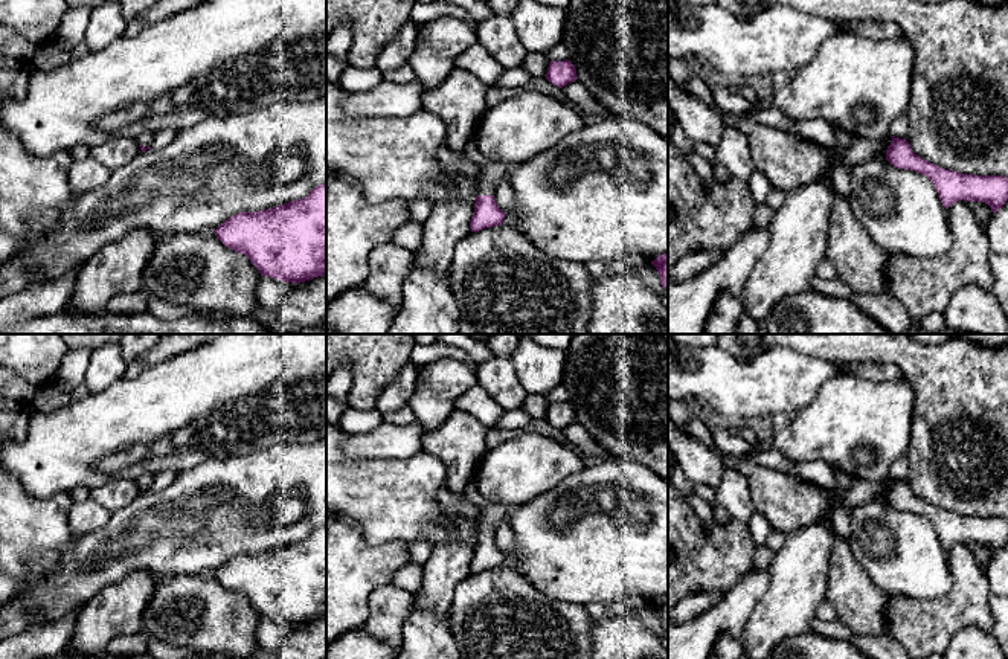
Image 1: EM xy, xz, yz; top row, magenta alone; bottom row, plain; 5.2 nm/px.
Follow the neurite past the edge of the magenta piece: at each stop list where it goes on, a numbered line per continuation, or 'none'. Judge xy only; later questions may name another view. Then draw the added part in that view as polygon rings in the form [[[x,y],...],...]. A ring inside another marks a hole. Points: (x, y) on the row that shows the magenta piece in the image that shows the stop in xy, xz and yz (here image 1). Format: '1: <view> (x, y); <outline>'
1: xy (145, 139); [[[145,131],[142,133],[137,139],[137,143],[148,148],[148,146],[152,146],[152,142],[154,142],[154,133],[151,131]]]

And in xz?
1: xz (491, 173); [[[486,159],[476,177],[479,183],[477,195],[494,195],[500,182],[508,178],[509,169],[511,166],[503,162]]]

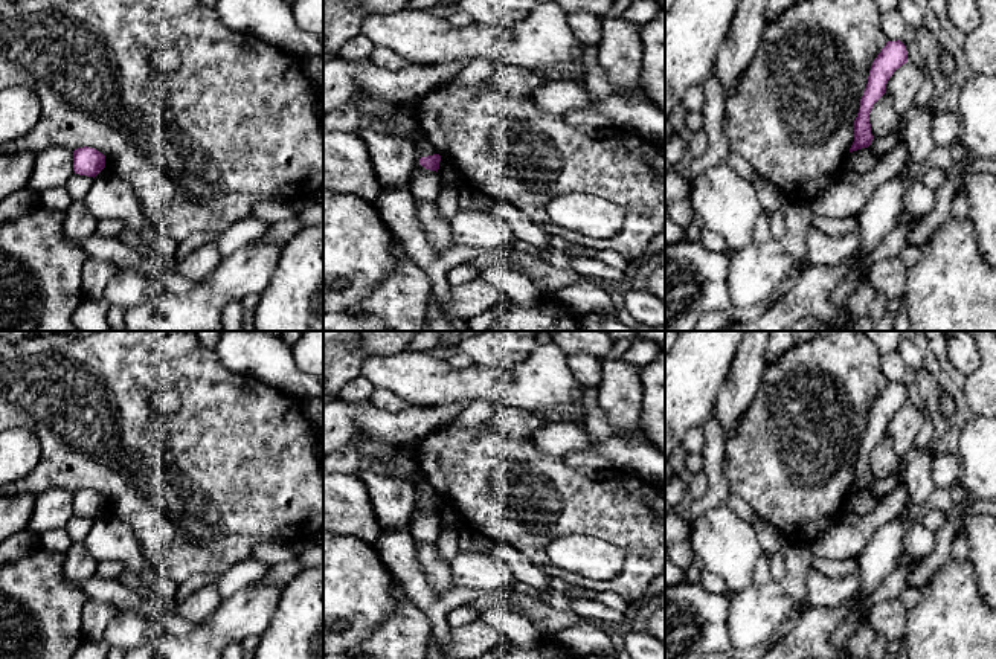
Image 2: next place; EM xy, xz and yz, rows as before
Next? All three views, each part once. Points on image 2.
none

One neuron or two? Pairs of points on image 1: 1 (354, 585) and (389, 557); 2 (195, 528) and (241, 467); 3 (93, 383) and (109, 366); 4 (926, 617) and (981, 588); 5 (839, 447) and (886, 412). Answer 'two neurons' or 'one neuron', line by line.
1: one neuron
2: one neuron
3: one neuron
4: one neuron
5: one neuron

